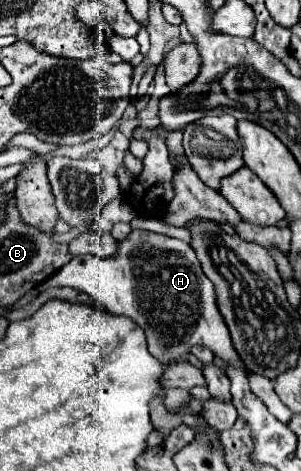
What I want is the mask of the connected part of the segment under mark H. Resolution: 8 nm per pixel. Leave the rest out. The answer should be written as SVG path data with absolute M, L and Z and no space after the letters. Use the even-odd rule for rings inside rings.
M131 231L131 235L119 243L119 255L115 255L111 259L99 259L99 257L91 257L91 255L73 257L67 265L63 265L55 275L51 275L37 289L45 291L49 287L73 287L73 289L85 291L91 297L95 297L97 301L101 301L105 311L109 311L111 315L131 317L145 331L149 353L165 365L185 359L185 355L191 351L193 345L205 345L205 347L213 349L213 353L219 355L221 359L225 359L233 365L241 365L241 359L233 349L229 329L217 309L213 285L201 271L195 251L185 241L171 239L167 235L159 235L159 233L151 233L151 231Z

